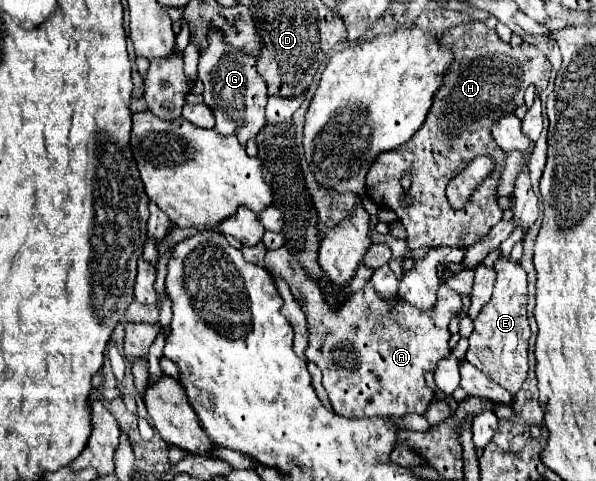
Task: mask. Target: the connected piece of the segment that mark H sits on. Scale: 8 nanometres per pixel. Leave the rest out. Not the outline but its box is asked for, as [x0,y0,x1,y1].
[366,21,550,249]

